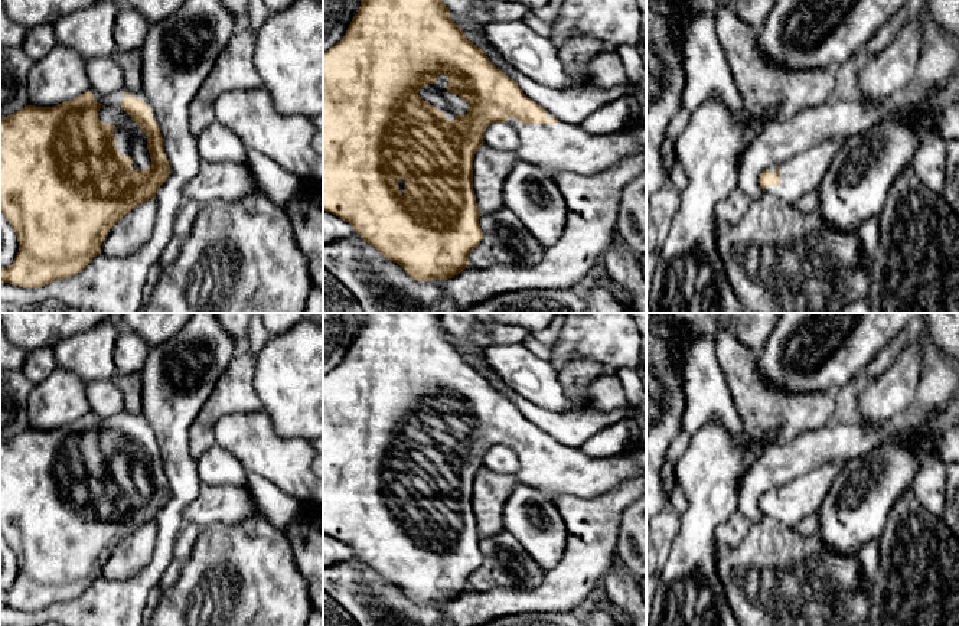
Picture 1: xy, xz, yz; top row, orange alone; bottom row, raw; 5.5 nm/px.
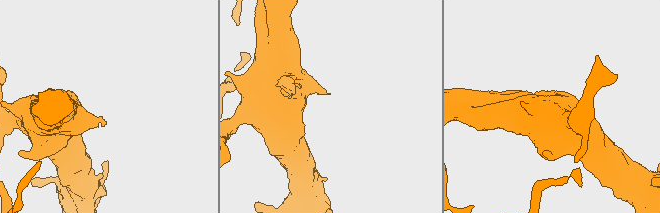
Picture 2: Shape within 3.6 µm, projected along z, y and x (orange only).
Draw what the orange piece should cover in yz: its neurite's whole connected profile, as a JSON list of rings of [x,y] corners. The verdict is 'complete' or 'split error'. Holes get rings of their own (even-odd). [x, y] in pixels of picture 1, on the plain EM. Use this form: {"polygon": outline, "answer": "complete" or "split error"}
{"polygon": [[[834,460],[783,486],[769,489],[759,502],[763,515],[773,516],[786,526],[796,526],[805,516],[818,512],[847,463]]], "answer": "split error"}

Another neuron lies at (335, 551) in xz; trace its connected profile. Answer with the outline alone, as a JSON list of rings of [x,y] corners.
[[[323,534],[323,568],[333,567],[339,563],[352,560],[355,557],[353,550],[333,538],[332,535]]]

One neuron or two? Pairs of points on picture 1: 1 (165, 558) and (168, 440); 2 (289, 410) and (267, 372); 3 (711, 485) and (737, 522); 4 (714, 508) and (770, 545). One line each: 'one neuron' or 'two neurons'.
1: one neuron
2: one neuron
3: two neurons
4: two neurons

